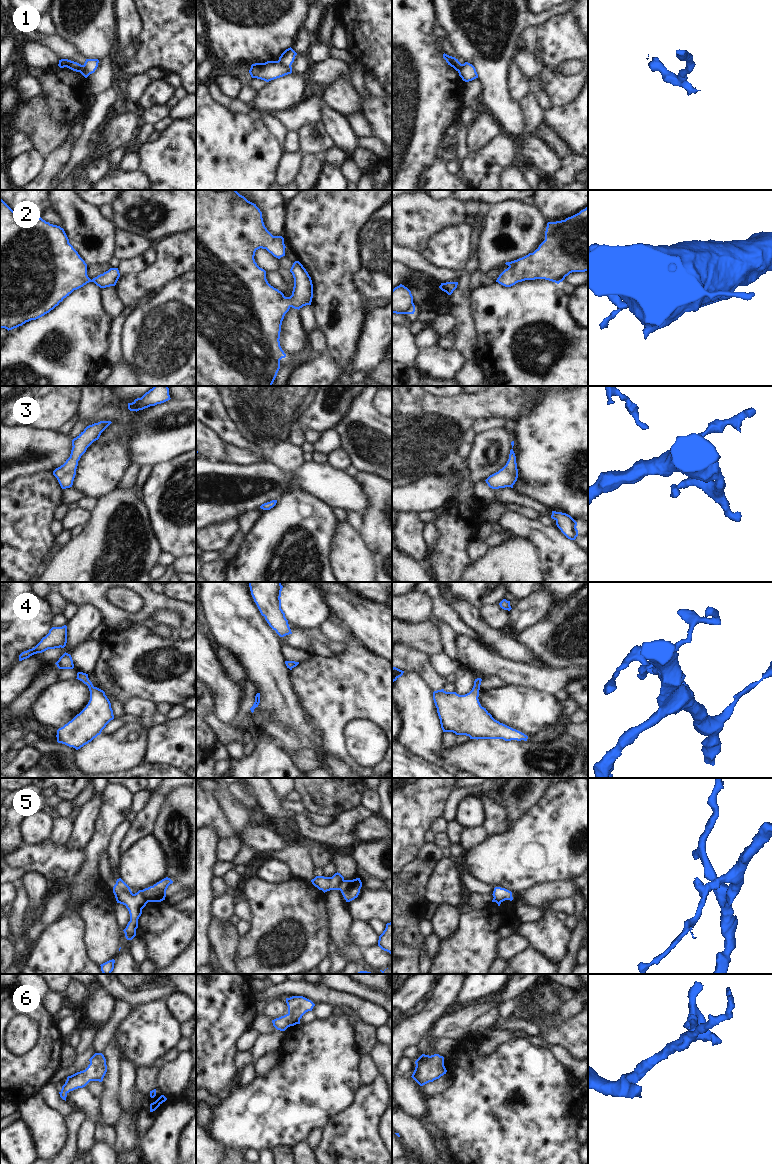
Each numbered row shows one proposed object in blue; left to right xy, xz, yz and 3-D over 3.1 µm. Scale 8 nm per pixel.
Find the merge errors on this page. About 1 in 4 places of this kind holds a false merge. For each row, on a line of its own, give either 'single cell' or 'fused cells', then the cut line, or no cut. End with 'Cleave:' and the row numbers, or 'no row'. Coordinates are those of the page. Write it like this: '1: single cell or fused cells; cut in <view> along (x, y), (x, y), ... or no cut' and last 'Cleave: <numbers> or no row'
1: fused cells; cut in xz along (278, 60), (283, 66), (291, 69)
2: single cell; no cut
3: single cell; no cut
4: single cell; no cut
5: fused cells; cut in xy along (142, 890), (149, 901)
6: single cell; no cut
Cleave: 1, 5

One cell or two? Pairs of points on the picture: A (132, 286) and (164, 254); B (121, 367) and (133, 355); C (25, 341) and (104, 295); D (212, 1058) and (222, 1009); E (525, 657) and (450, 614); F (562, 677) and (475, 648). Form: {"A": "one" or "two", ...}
{"A": "one", "B": "two", "C": "two", "D": "one", "E": "two", "F": "one"}

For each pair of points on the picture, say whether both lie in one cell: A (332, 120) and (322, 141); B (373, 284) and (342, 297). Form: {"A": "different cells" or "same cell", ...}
{"A": "different cells", "B": "different cells"}

